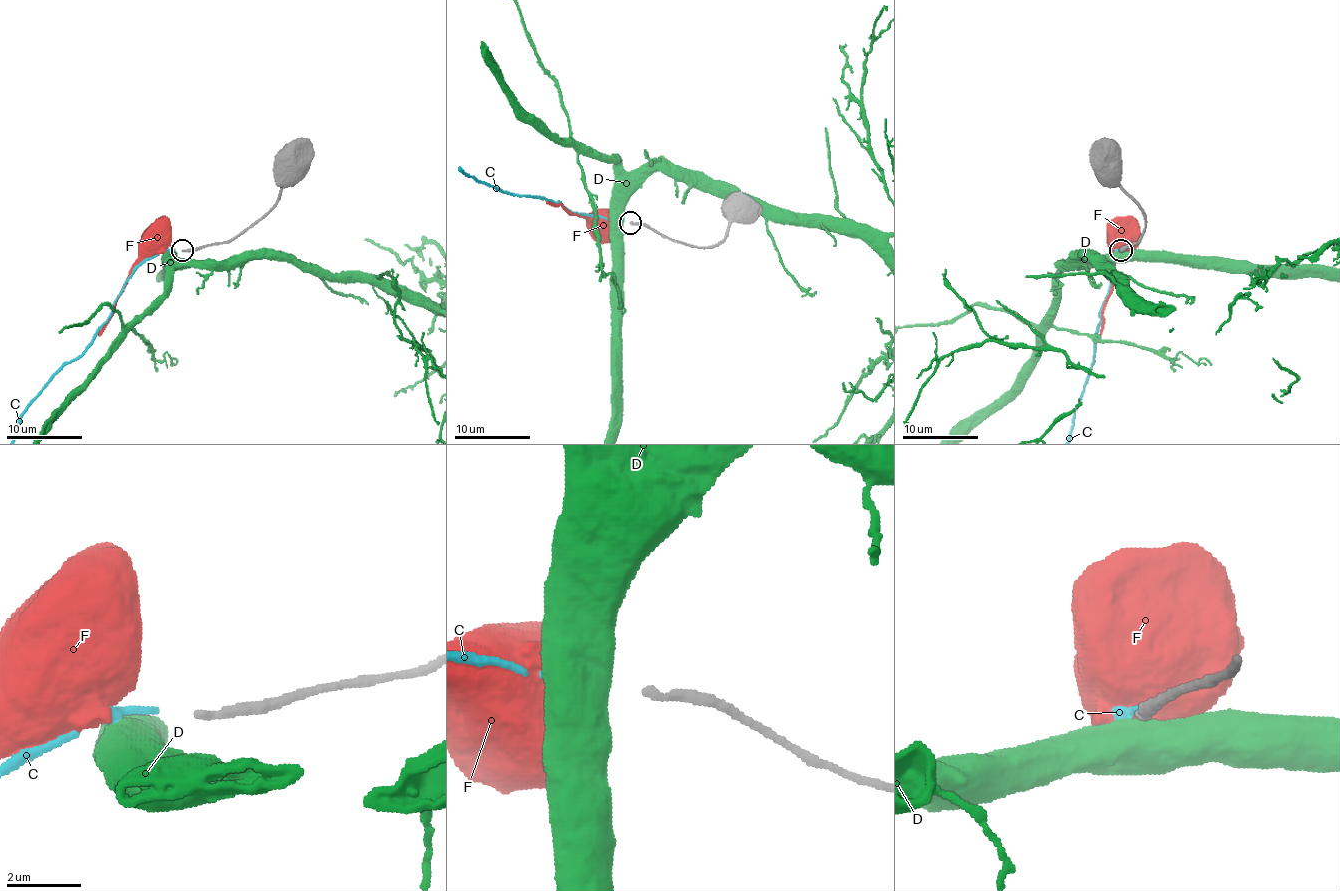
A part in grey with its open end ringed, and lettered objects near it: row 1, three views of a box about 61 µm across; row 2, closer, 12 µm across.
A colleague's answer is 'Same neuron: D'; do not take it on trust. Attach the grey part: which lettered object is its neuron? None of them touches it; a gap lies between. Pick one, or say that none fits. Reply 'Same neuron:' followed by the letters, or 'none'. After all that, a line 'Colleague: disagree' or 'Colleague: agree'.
Same neuron: C
Colleague: disagree

